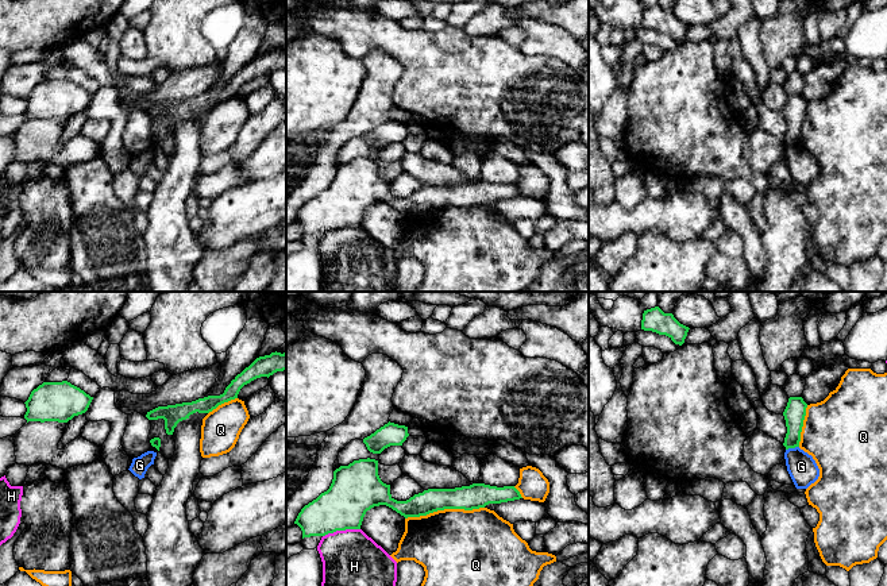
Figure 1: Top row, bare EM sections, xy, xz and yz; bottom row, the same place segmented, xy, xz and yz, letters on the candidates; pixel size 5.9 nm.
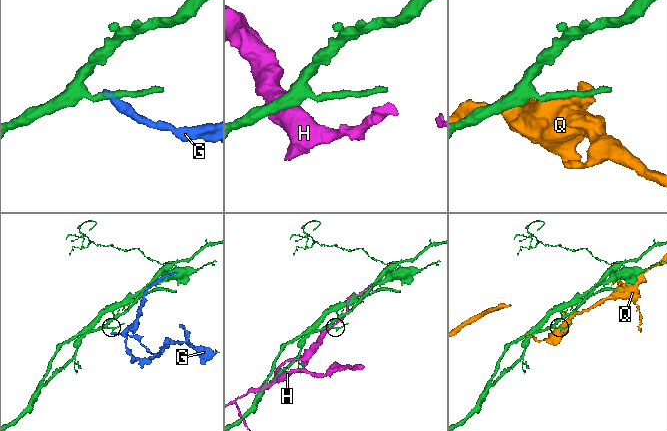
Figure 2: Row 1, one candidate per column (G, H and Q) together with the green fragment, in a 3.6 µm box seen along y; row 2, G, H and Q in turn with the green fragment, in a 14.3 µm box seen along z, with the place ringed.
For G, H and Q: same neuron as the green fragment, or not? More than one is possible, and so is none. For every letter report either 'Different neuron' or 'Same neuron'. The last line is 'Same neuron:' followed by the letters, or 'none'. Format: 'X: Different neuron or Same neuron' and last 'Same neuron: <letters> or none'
G: Different neuron
H: Different neuron
Q: Different neuron
Same neuron: none

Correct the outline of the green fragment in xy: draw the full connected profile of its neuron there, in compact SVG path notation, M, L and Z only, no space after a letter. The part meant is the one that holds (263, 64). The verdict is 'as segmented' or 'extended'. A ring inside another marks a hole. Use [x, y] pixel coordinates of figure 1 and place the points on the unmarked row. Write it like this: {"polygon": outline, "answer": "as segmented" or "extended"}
{"polygon": "M271 50L270 53L257 55L248 65L238 72L220 93L208 93L192 100L182 100L167 104L158 104L147 109L149 117L165 117L165 127L167 132L173 132L174 126L182 117L189 116L190 112L209 111L219 103L238 96L240 86L251 78L261 74L270 74L277 69L286 68L286 50Z", "answer": "as segmented"}

